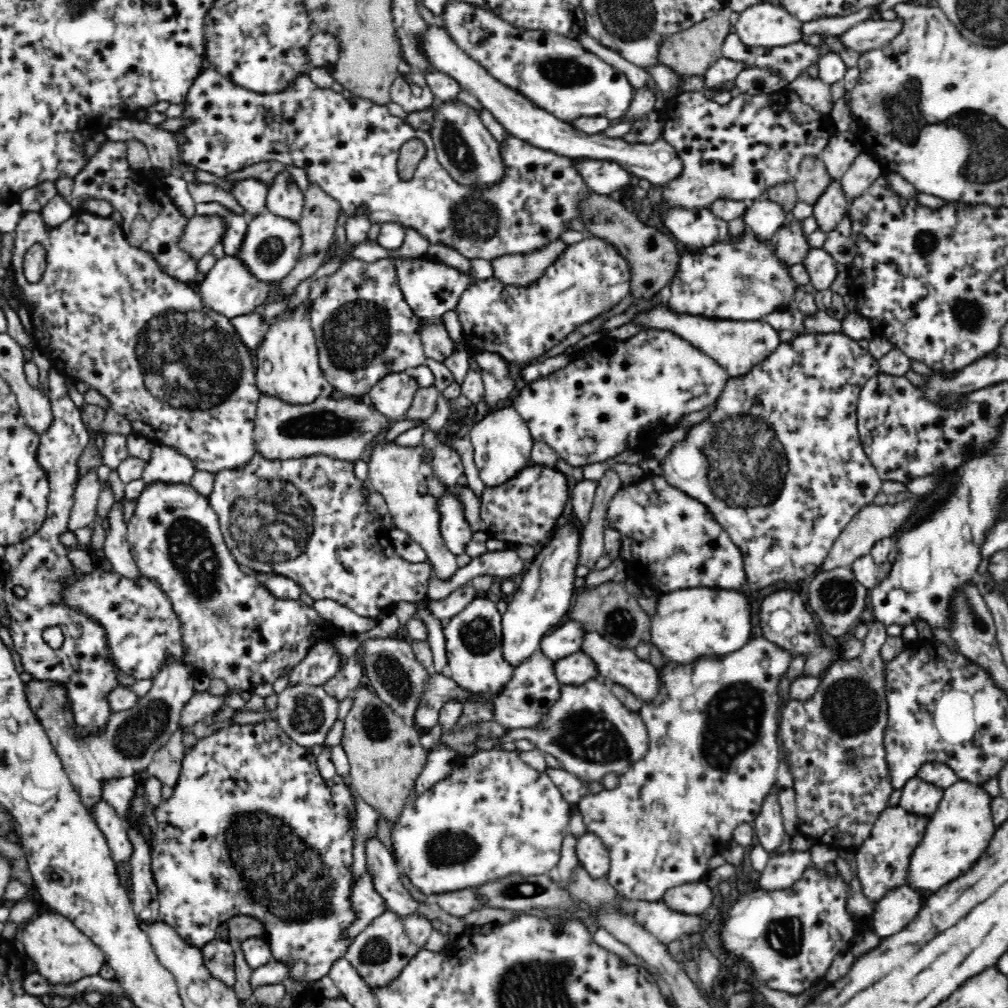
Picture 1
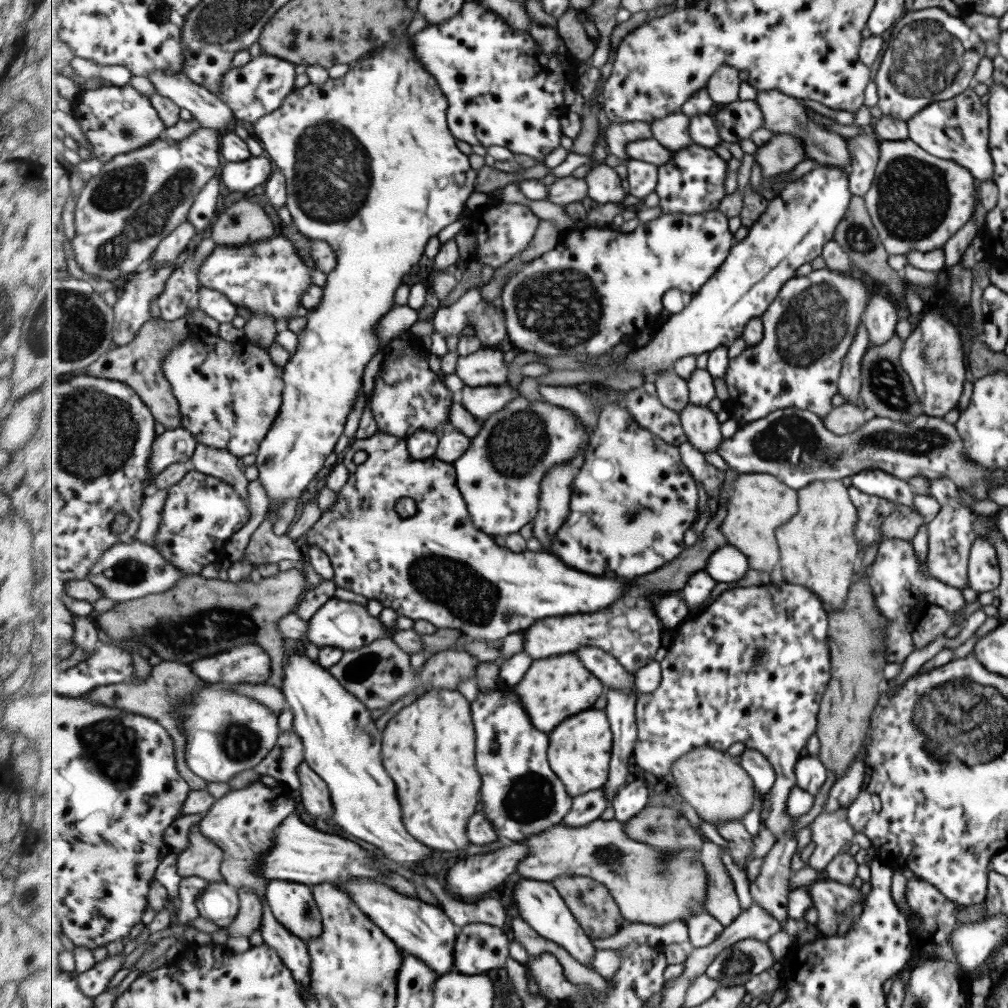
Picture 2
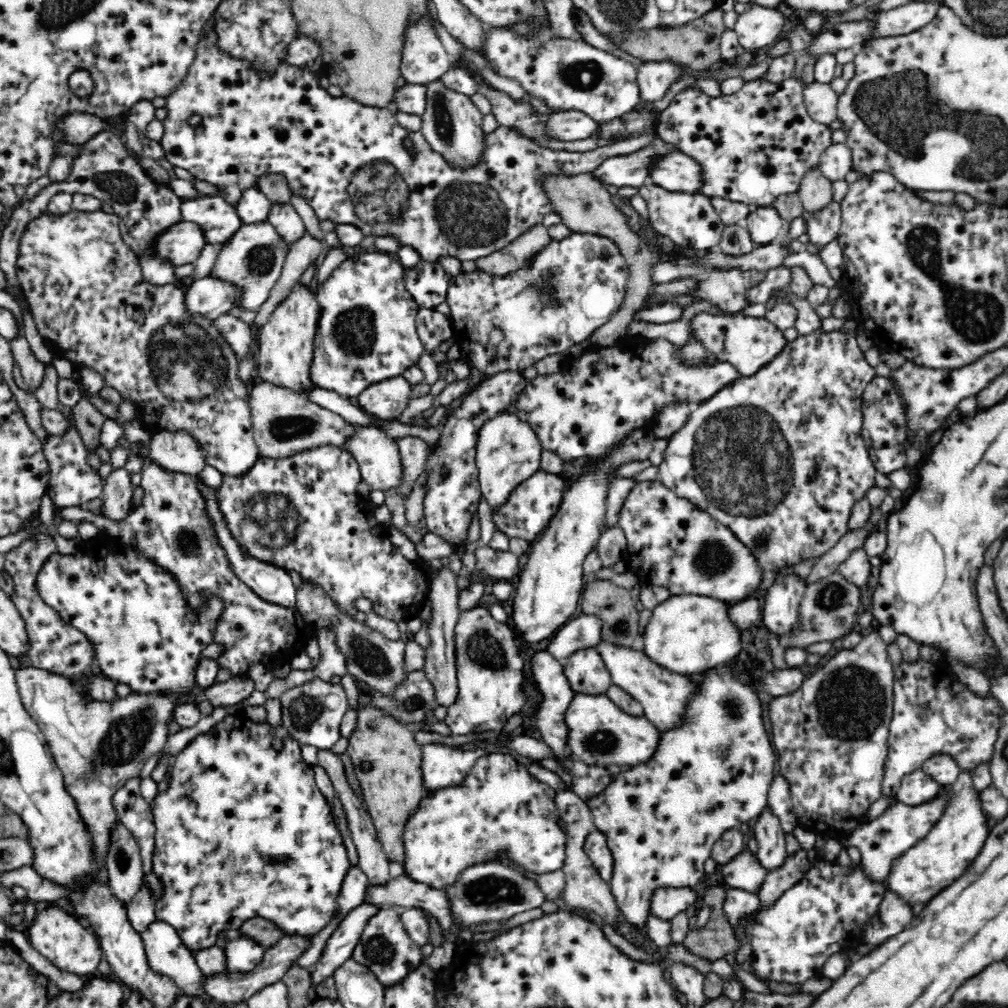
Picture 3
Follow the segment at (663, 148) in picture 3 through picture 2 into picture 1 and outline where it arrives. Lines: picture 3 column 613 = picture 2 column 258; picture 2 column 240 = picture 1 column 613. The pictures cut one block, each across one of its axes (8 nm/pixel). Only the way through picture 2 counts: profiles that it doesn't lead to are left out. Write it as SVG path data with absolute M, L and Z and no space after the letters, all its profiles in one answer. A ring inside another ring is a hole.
M569 157L569 160L574 171L596 195L611 195L621 190L630 185L633 176L614 162L584 157Z

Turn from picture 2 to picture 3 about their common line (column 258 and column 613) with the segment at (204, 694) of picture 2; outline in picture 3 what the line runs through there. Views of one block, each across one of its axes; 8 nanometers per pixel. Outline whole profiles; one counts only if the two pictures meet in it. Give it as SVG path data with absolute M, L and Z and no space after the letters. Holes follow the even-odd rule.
M574 692L572 700L564 711L564 725L568 730L568 737L565 739L565 749L568 750L571 759L578 760L586 766L600 766L605 769L615 764L616 766L636 766L646 762L656 750L657 738L660 731L654 727L645 717L627 714L627 711L620 709L606 693L604 694L583 694Z

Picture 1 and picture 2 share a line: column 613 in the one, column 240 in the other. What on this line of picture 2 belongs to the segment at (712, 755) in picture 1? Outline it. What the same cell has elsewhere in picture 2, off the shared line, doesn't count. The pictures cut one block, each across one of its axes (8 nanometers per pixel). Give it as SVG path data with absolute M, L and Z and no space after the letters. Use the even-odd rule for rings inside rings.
M259 779L254 780L243 789L229 791L218 799L215 805L205 812L200 825L201 832L225 851L221 866L225 882L237 888L255 889L263 897L263 918L260 929L264 943L279 951L298 984L303 987L310 999L317 1003L317 993L311 991L313 979L311 979L311 955L309 955L307 942L294 936L275 918L267 902L268 886L271 880L261 874L261 857L273 849L281 825L295 813L295 802L293 802L295 793L281 783L276 787L267 788Z

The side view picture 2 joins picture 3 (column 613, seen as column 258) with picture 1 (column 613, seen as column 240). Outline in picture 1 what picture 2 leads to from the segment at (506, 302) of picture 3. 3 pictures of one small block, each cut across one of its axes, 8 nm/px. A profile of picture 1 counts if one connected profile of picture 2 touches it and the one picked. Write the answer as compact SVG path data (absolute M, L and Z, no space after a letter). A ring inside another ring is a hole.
M597 237L588 238L579 244L568 246L565 254L552 263L552 266L548 266L544 276L540 276L540 280L532 286L516 288L496 278L486 281L474 278L474 284L468 286L462 294L456 314L464 327L464 340L477 351L496 351L513 364L532 363L534 358L548 352L570 332L622 302L626 294L630 293L631 278L629 262L612 244Z

